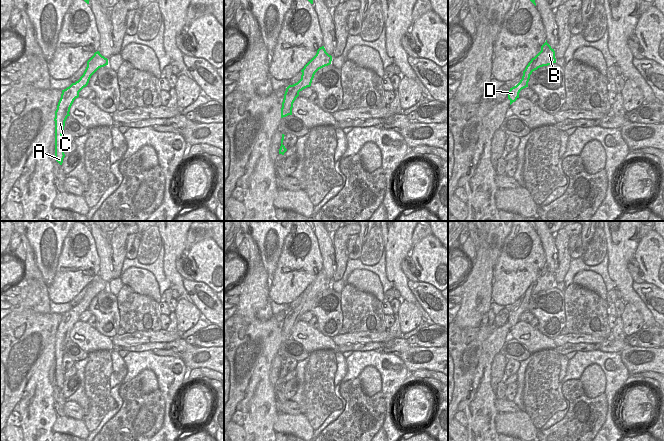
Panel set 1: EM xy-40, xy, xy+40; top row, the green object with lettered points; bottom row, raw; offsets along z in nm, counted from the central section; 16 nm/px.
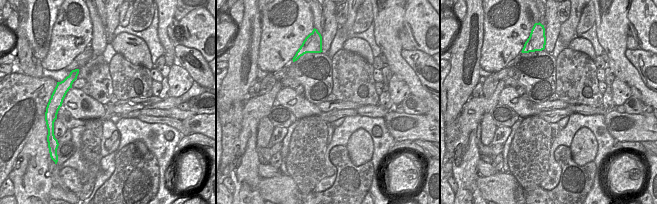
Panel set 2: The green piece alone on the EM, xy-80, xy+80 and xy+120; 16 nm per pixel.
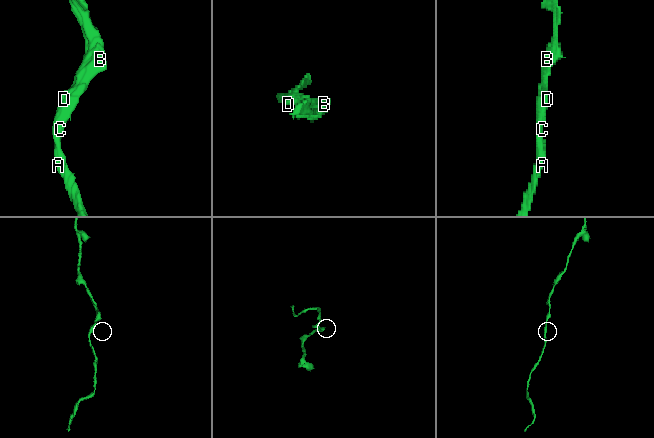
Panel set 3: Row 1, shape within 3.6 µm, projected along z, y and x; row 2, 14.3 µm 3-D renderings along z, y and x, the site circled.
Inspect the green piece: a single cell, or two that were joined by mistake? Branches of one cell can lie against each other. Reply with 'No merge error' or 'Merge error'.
No merge error.

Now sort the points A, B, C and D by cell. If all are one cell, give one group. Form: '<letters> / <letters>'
A B C D

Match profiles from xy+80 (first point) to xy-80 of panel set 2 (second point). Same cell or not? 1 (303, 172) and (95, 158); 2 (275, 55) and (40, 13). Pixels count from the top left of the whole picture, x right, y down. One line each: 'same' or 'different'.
1: same
2: different

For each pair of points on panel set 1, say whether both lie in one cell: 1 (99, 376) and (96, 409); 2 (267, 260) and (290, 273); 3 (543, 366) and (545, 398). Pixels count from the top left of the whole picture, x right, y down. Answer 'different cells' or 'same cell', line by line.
1: same cell
2: different cells
3: same cell

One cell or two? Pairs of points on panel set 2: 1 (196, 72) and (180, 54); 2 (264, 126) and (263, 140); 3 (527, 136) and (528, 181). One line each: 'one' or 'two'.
1: one
2: one
3: one

